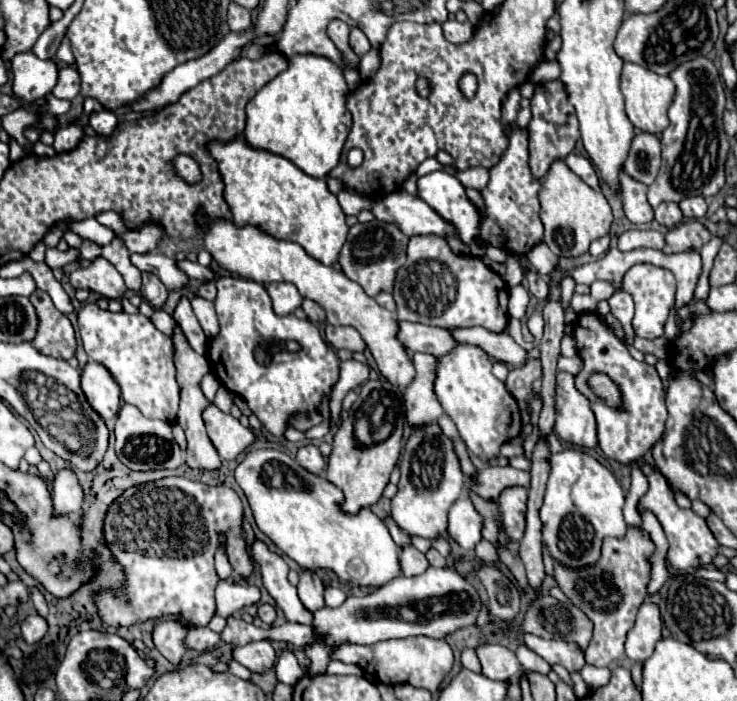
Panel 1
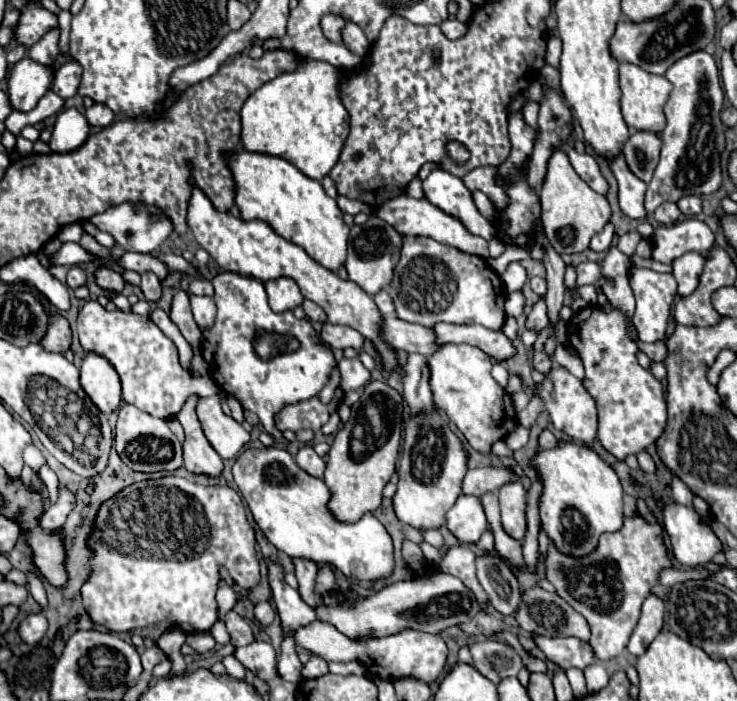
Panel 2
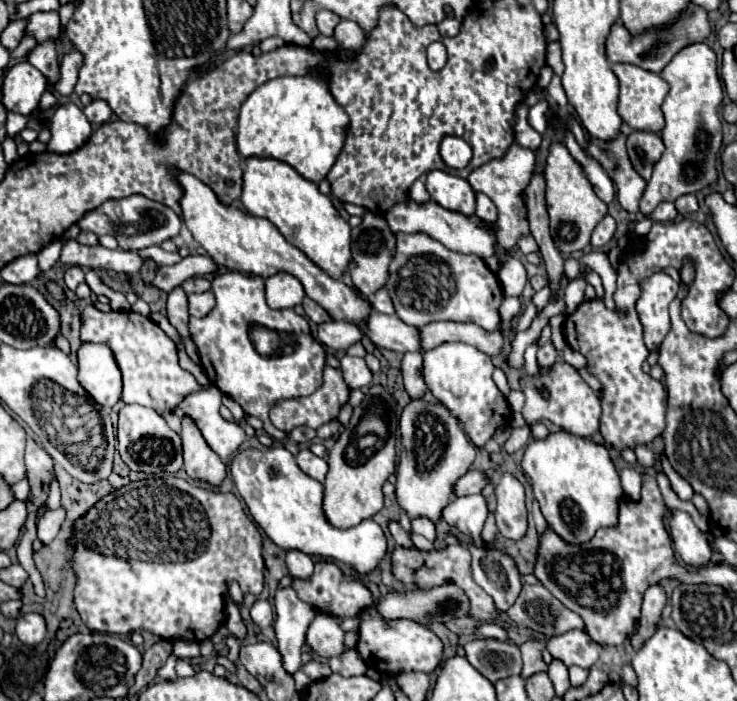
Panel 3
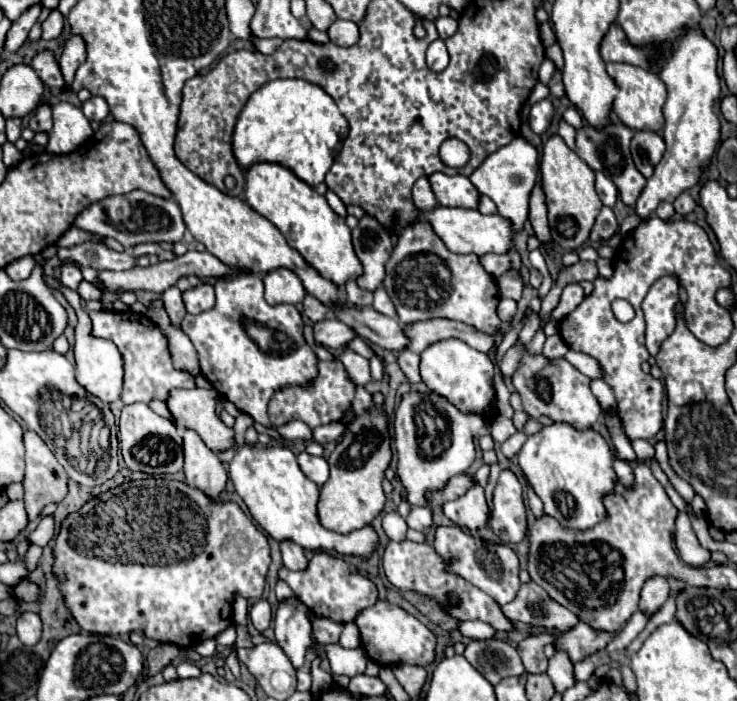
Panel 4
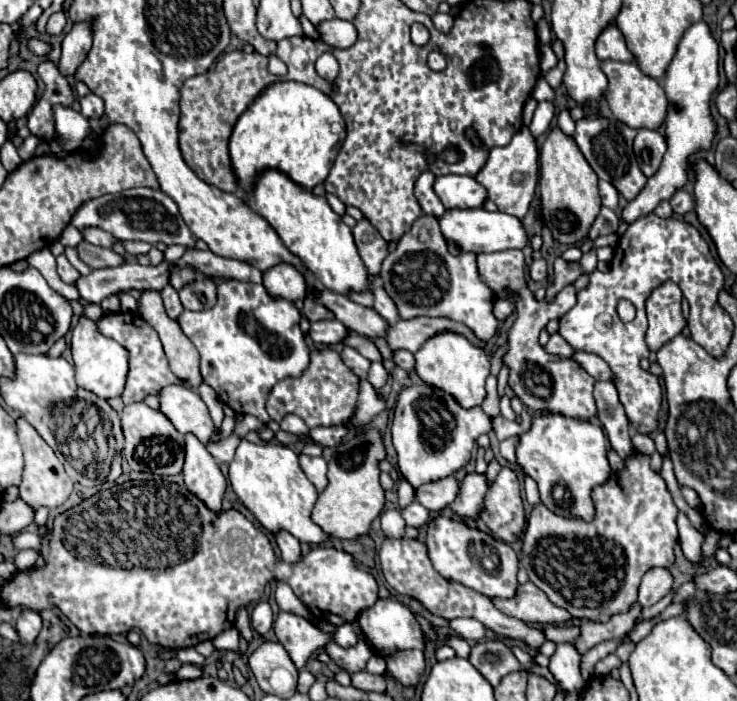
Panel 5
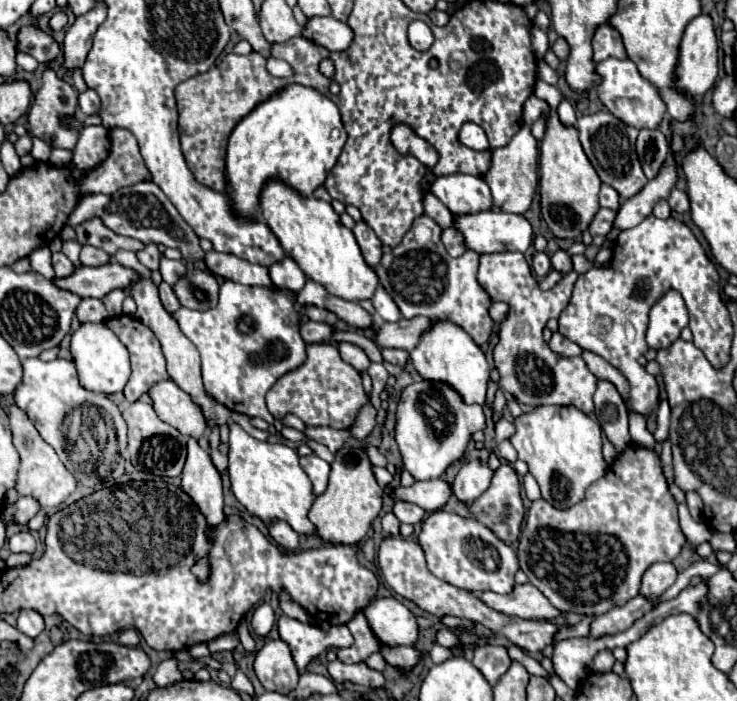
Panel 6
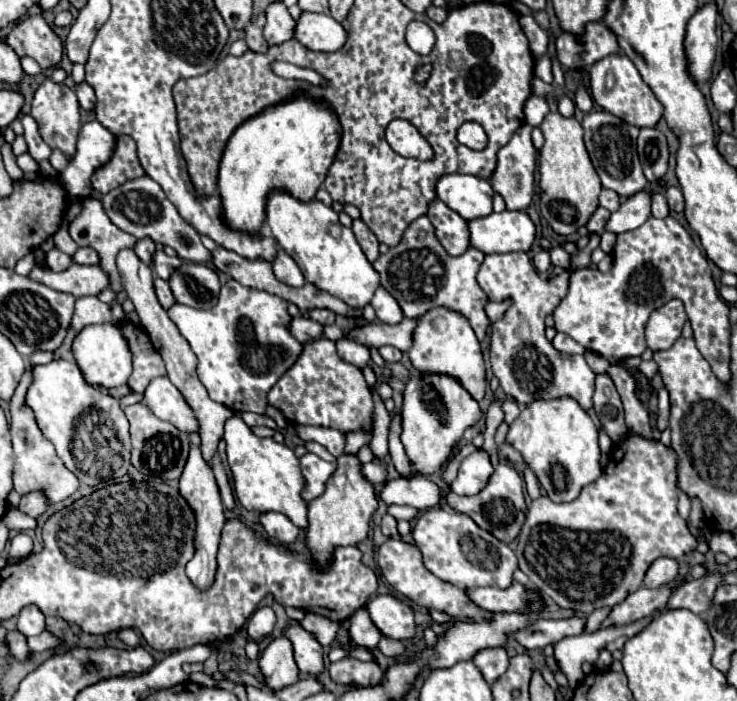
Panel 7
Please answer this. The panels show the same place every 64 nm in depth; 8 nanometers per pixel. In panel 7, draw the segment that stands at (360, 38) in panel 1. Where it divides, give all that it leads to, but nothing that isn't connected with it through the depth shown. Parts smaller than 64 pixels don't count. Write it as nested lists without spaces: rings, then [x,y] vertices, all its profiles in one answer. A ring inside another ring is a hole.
[[[304,12],[296,22],[296,40],[300,40],[310,50],[336,52],[346,44],[346,30],[328,14]]]

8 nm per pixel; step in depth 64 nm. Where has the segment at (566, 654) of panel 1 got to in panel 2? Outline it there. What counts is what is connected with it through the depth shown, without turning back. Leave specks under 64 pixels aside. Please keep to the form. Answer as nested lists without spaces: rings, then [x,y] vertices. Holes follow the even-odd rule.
[[[534,636],[534,644],[544,652],[544,656],[550,662],[556,662],[562,668],[580,668],[584,670],[590,666],[596,658],[592,654],[592,648],[578,640],[578,638],[544,638],[544,636]]]

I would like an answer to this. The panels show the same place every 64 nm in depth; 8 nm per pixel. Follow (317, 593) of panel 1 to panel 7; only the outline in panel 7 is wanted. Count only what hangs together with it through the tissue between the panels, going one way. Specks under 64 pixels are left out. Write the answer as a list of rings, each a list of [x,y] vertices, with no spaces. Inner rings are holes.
[[[278,512],[262,514],[260,516],[260,524],[268,532],[268,536],[280,540],[280,544],[292,544],[292,542],[296,542],[298,532],[300,532],[284,514],[278,514]]]

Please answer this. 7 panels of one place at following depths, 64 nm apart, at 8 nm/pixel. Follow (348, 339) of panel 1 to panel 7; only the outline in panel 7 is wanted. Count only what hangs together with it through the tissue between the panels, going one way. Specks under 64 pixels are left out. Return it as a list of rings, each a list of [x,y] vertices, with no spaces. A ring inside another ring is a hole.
[[[296,316],[296,318],[292,320],[292,324],[290,324],[292,336],[294,336],[298,342],[302,342],[302,344],[320,338],[320,336],[322,336],[322,330],[324,330],[322,324],[316,324],[314,320],[304,318],[304,316]]]

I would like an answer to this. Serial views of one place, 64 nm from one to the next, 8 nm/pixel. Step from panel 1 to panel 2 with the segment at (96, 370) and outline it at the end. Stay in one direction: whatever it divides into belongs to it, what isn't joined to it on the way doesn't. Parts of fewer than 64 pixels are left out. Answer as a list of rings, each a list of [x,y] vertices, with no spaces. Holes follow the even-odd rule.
[[[86,354],[80,368],[80,384],[88,398],[100,408],[100,412],[110,414],[120,404],[120,378],[116,370],[98,354]]]

